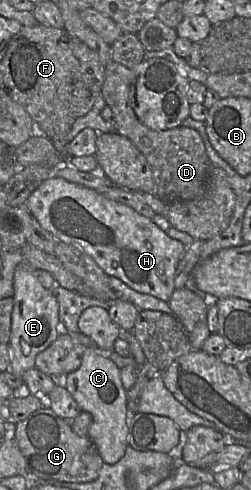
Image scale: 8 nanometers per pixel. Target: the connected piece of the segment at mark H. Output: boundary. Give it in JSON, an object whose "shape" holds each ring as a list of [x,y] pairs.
{"shape":[[[55,175],[43,181],[31,193],[26,205],[32,216],[57,241],[82,249],[107,275],[120,279],[137,292],[150,294],[166,302],[170,300],[175,290],[176,269],[187,247],[169,237],[152,219],[139,214],[127,205],[110,200],[100,191],[69,182]]]}

